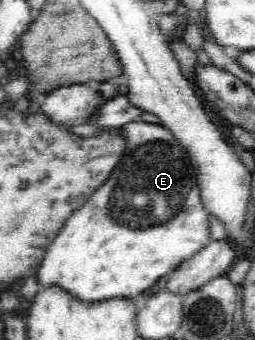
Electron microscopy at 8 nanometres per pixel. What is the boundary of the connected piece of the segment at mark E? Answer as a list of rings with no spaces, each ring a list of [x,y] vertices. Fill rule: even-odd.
[[[140,120],[128,122],[128,124],[120,126],[117,132],[120,133],[120,137],[124,141],[122,158],[118,159],[118,162],[114,165],[112,172],[102,183],[102,186],[86,200],[86,204],[80,210],[76,210],[70,216],[70,220],[64,224],[64,227],[58,232],[58,236],[48,246],[39,270],[36,272],[41,287],[50,285],[61,286],[82,301],[105,301],[114,297],[128,297],[134,300],[138,294],[148,293],[148,290],[151,290],[160,278],[165,278],[171,272],[174,272],[181,262],[192,258],[194,254],[202,250],[202,247],[208,246],[213,240],[212,235],[210,235],[209,215],[202,209],[201,196],[199,195],[198,189],[195,188],[196,176],[194,167],[190,162],[186,150],[178,143],[178,140],[171,132],[162,125],[154,126],[141,122]]]

